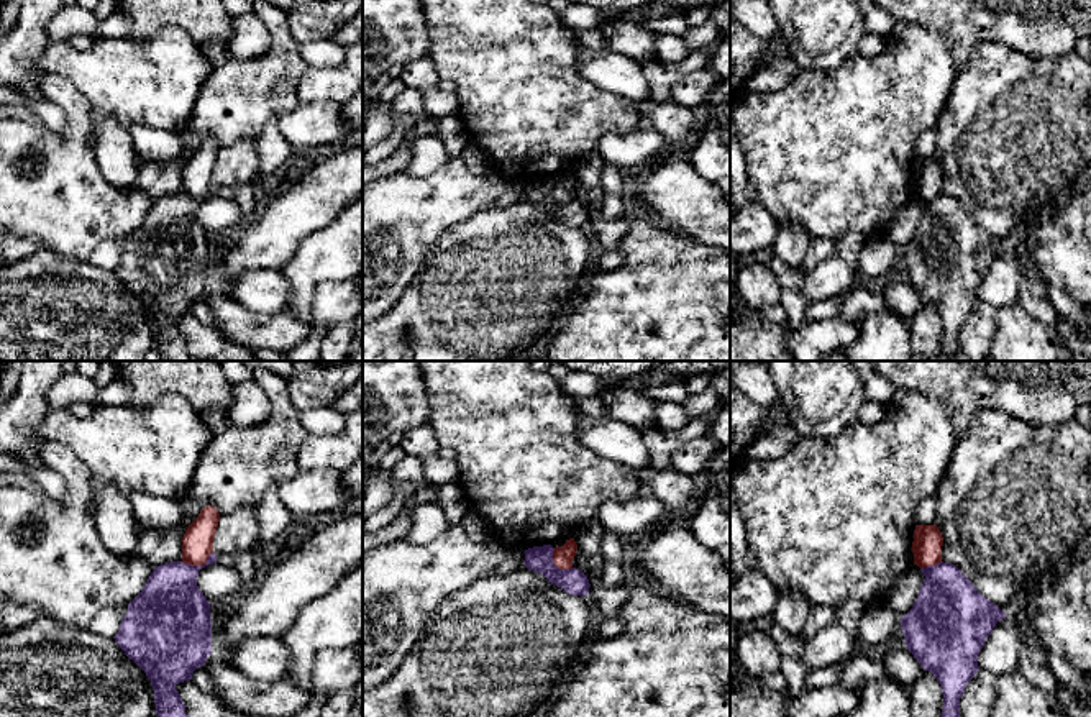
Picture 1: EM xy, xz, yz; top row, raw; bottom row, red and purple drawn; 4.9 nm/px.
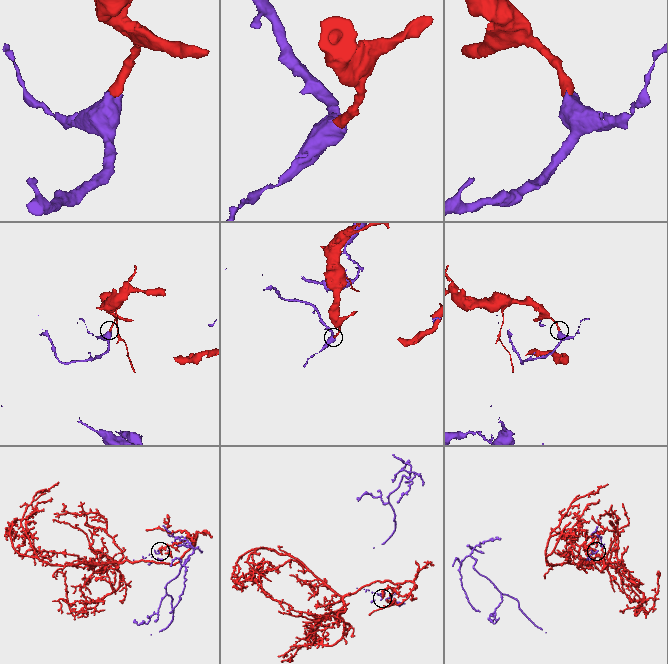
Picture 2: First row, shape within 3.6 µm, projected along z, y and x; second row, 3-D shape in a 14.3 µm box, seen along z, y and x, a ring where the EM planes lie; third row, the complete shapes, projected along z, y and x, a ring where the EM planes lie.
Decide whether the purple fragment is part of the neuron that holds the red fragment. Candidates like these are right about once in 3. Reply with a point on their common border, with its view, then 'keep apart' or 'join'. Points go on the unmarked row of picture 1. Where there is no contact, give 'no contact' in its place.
xy (197, 197) | keep apart

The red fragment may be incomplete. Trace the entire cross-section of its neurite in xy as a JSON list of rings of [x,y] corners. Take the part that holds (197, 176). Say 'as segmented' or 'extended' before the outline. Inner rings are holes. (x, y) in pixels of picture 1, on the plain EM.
as segmented | [[[213,138],[200,143],[199,149],[187,159],[182,169],[182,195],[203,199],[213,185],[213,171],[220,146]]]

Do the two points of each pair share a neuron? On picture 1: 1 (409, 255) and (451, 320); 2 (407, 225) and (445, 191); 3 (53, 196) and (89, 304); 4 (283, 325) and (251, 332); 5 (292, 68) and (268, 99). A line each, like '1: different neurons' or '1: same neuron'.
1: different neurons
2: same neuron
3: different neurons
4: same neuron
5: same neuron

